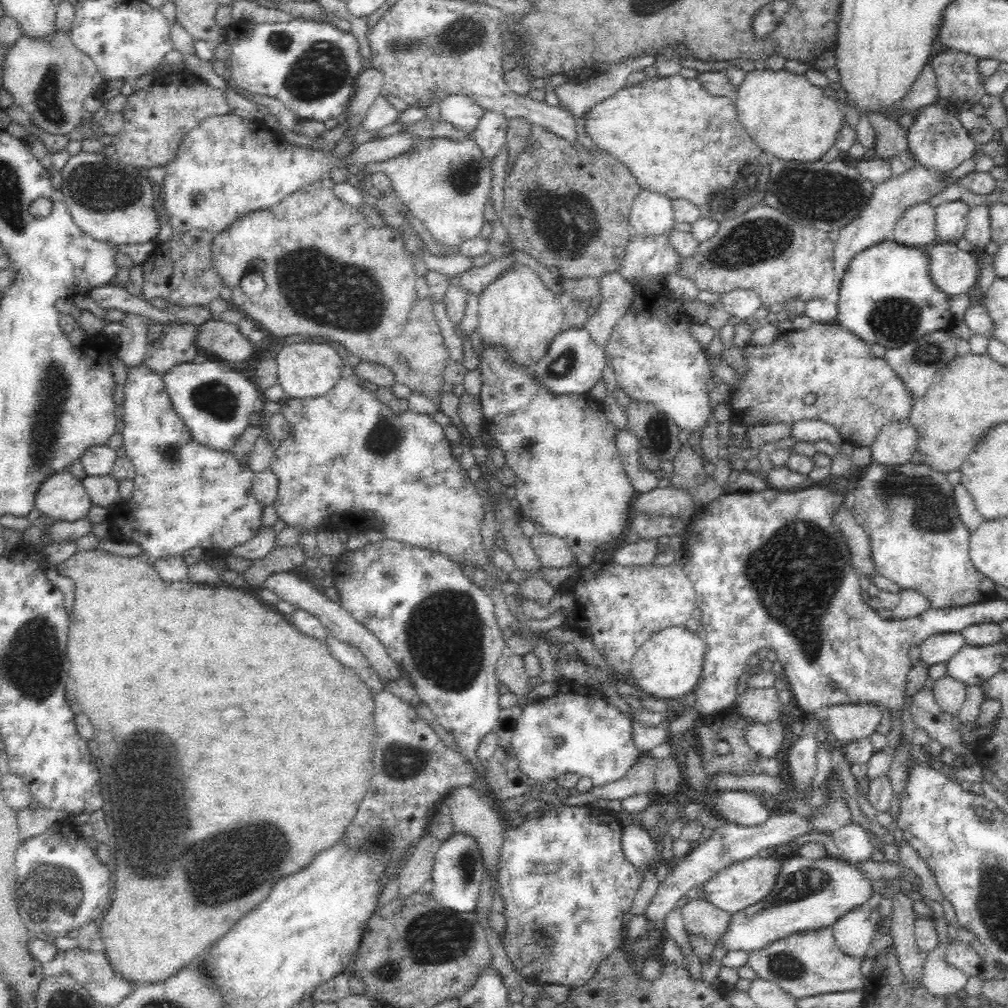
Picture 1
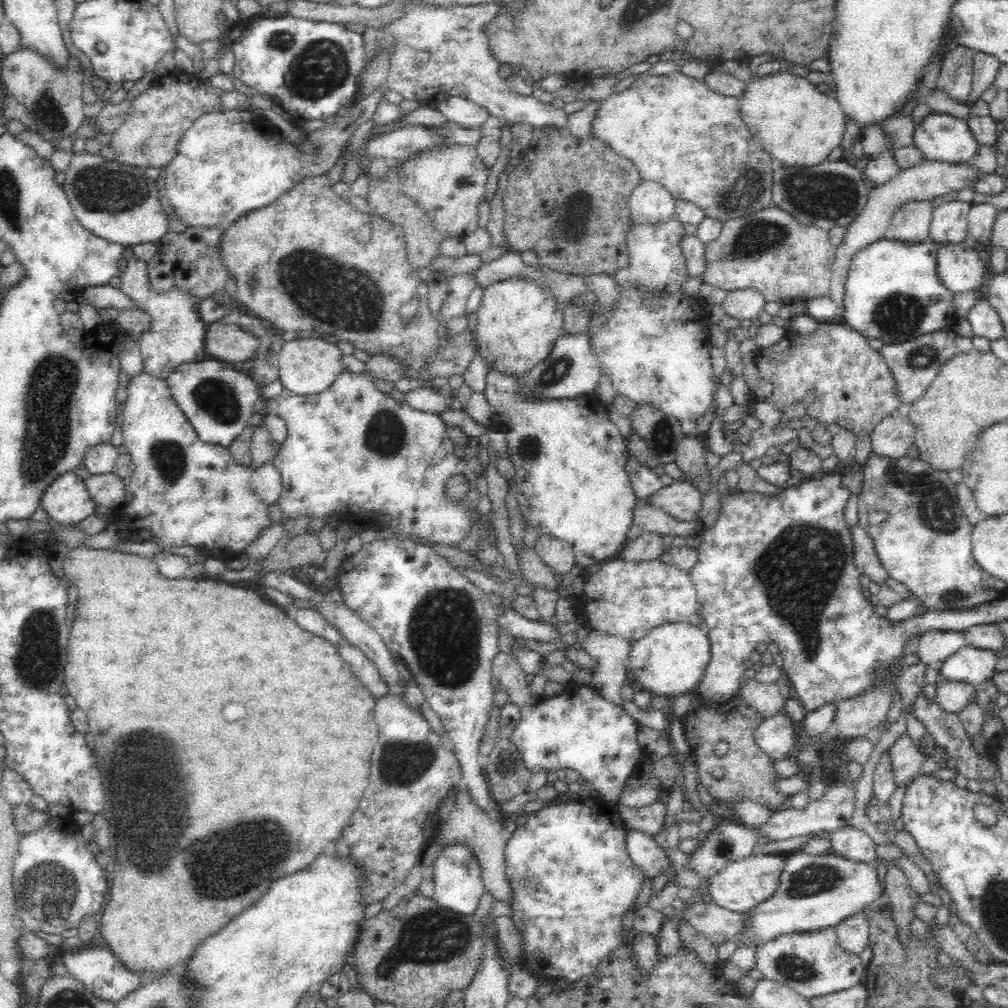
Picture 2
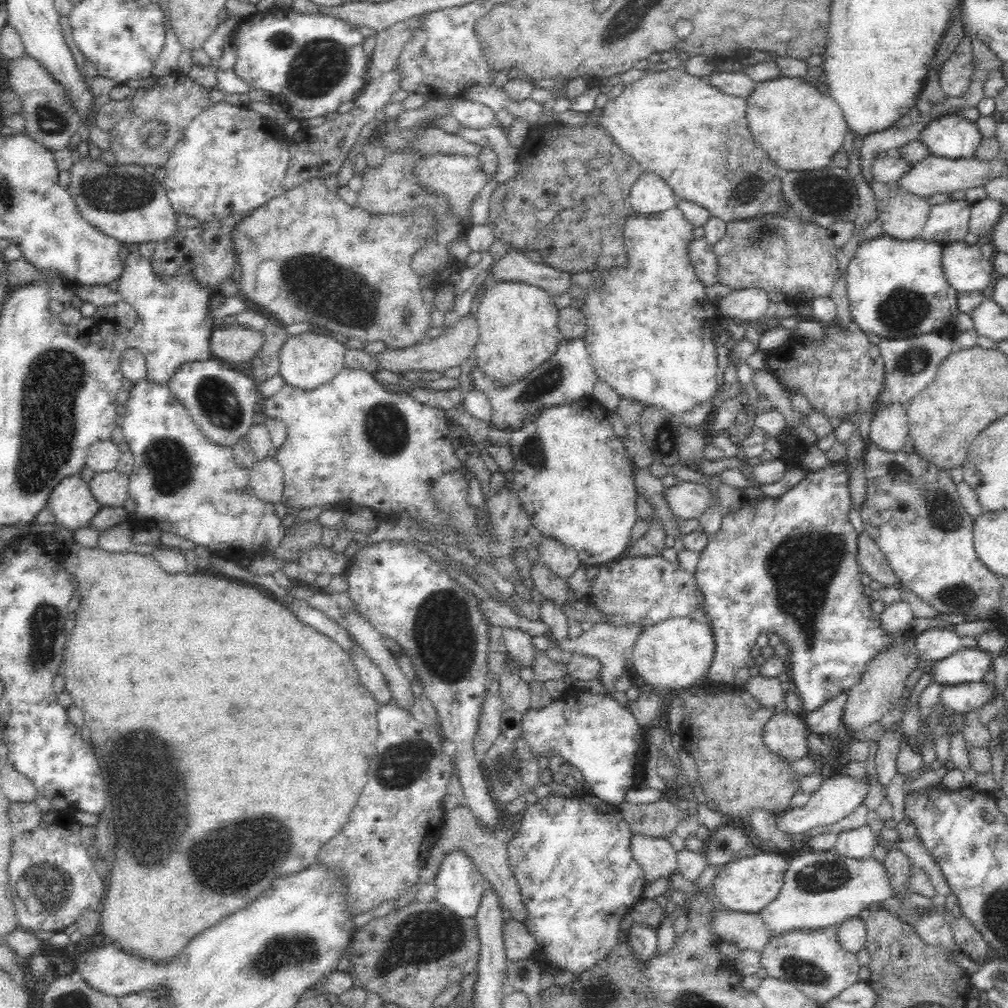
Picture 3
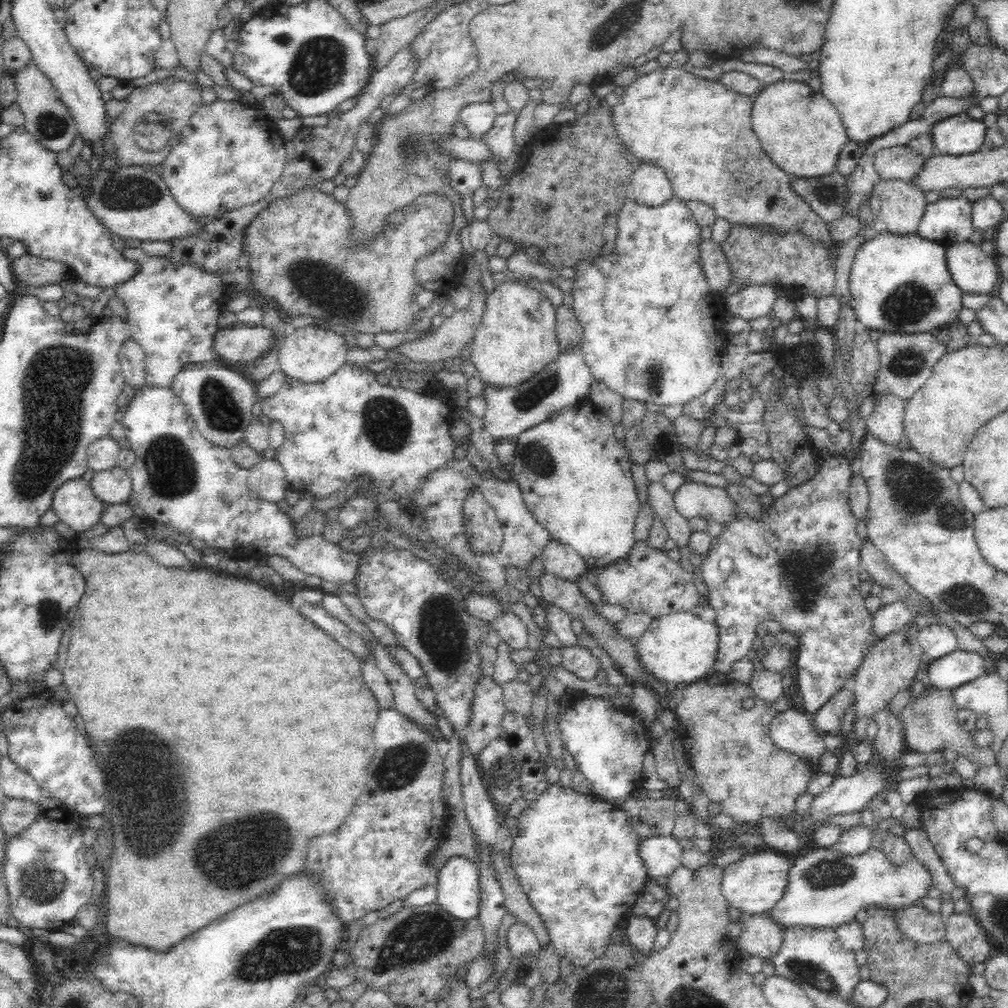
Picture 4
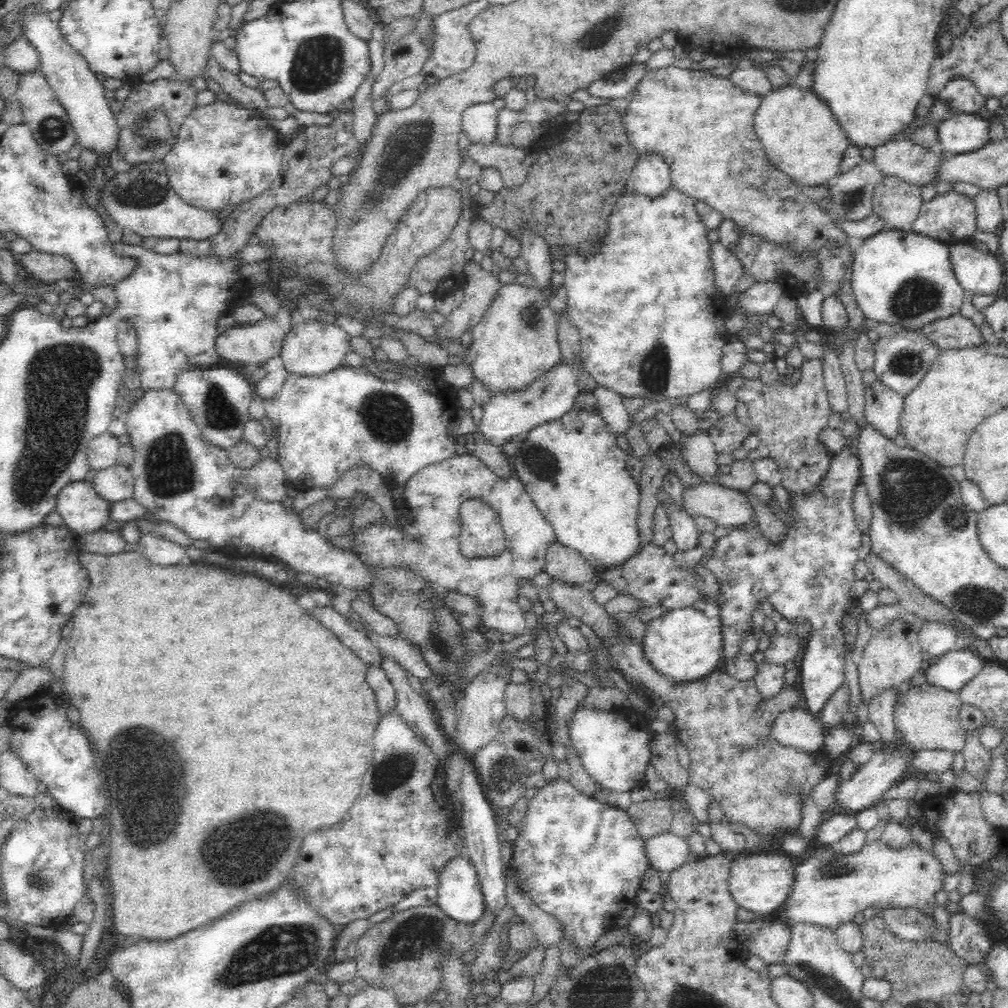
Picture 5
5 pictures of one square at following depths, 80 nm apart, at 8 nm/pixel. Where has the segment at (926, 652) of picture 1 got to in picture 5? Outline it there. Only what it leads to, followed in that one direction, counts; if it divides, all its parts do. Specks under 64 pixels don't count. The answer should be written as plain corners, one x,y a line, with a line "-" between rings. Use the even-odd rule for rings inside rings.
925,621
921,626
918,640
922,650
928,652
934,660
954,648
957,633
951,626
946,624

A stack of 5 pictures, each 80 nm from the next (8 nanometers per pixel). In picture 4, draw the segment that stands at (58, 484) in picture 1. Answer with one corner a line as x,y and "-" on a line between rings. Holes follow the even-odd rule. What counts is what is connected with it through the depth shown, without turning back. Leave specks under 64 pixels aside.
80,478
65,483
57,491
52,510
59,517
59,526
82,534
100,524
107,506
93,494
90,484

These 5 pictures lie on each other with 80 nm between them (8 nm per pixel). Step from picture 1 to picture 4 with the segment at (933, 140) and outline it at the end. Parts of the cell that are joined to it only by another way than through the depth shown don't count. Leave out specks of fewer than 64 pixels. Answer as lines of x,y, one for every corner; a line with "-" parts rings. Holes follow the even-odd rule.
966,111
949,116
932,130
934,146
942,155
963,155
984,148
987,127

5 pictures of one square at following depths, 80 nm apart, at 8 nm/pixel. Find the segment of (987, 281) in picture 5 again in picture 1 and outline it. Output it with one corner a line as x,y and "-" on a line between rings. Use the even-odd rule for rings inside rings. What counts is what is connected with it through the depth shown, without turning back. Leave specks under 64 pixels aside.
935,242
930,257
932,257
932,260
930,260
930,273
934,283
950,296
968,292
976,284
976,281
979,281
978,262
976,262
974,254
971,250
961,250
955,242

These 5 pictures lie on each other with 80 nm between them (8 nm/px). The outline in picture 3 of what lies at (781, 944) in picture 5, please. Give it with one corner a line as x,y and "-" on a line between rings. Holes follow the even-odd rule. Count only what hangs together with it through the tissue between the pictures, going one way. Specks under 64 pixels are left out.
718,908
714,915
716,924
712,927
720,940
736,943
741,951
762,953
766,944
770,944
770,940
775,938
758,913
723,912

